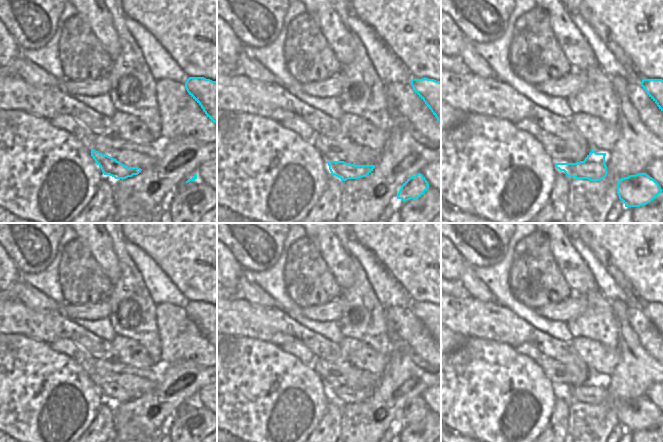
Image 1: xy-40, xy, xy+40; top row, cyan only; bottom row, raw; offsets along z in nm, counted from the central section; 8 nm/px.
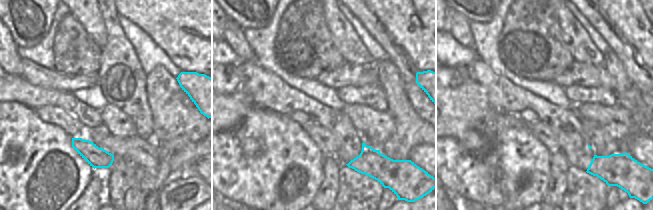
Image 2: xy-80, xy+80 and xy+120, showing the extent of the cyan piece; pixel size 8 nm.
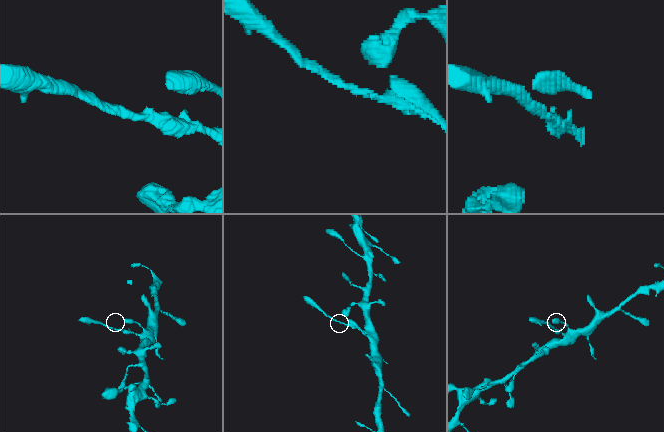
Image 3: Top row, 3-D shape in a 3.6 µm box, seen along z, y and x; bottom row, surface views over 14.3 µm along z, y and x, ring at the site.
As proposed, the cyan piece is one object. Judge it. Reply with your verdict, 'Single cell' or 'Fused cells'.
Fused cells

